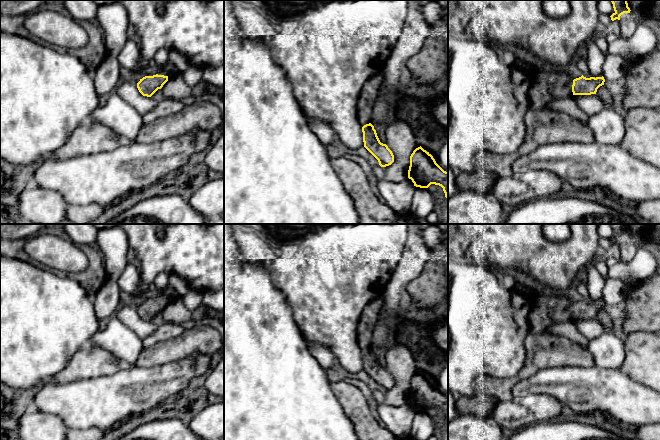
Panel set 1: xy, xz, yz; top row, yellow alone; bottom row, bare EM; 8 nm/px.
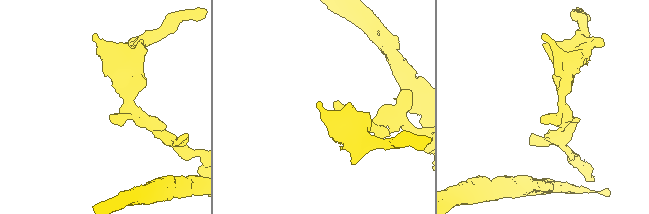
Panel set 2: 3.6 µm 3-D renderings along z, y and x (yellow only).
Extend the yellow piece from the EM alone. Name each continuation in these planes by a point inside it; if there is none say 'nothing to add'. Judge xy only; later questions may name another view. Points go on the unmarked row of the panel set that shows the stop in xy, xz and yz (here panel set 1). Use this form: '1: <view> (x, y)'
nothing to add

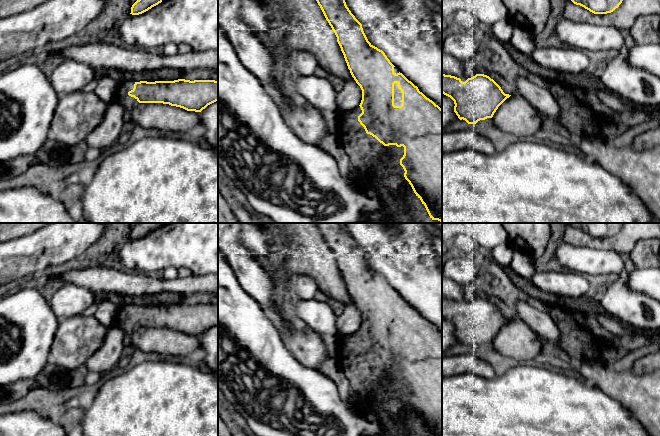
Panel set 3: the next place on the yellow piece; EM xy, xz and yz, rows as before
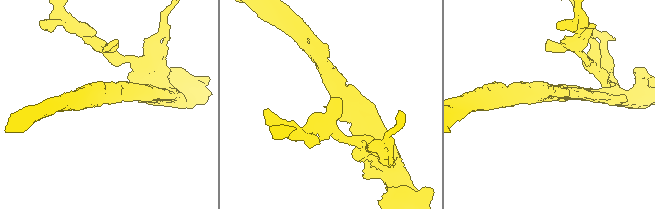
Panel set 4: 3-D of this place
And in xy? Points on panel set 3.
1: xy (121, 321)

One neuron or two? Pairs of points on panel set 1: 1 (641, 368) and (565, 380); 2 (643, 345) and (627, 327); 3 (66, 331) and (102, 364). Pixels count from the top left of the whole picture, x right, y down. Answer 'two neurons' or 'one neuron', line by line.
1: two neurons
2: two neurons
3: two neurons

